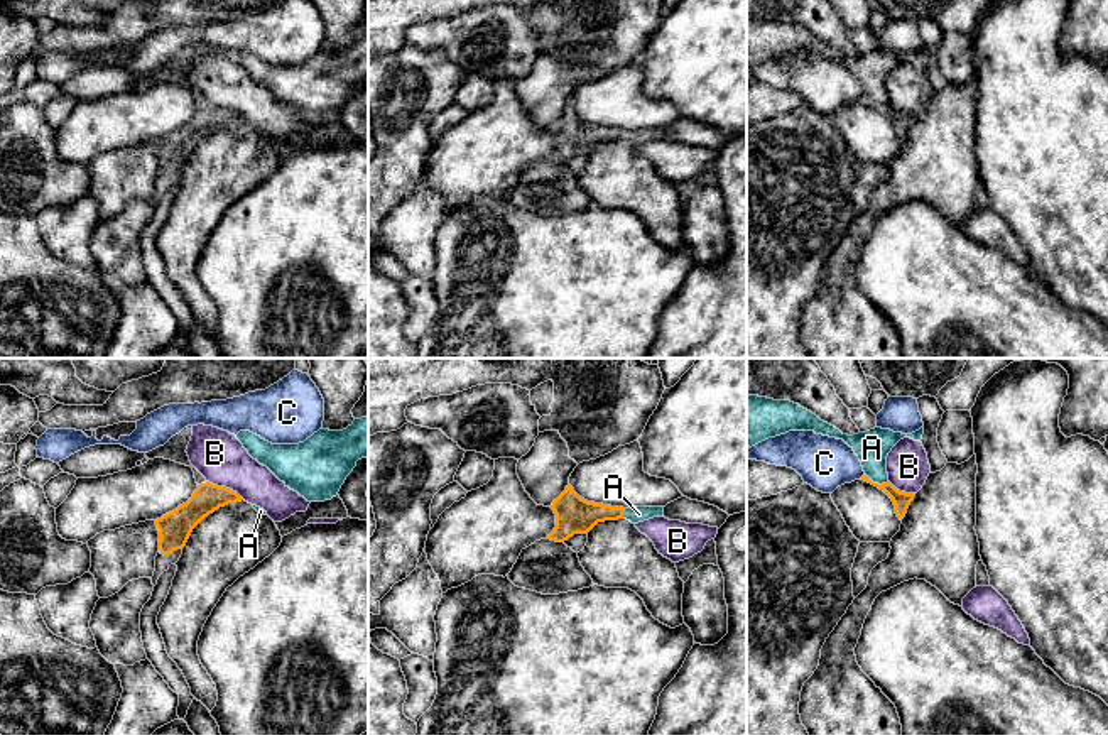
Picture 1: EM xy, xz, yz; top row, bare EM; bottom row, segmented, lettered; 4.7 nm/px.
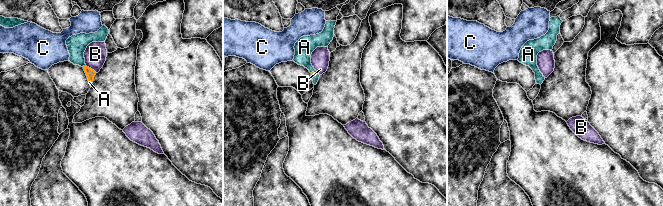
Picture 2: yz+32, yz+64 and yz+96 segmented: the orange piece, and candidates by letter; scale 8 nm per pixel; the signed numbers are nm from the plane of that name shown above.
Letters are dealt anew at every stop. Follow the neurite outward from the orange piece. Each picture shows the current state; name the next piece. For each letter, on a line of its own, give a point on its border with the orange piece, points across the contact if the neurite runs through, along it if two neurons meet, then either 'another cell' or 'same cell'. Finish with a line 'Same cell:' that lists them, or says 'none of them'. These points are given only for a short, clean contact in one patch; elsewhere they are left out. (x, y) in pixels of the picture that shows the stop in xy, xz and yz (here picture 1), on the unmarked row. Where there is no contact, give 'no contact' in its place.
A: meets orange in yz at (877, 105); runs through yz (901, 120), (877, 105), (872, 70); same cell
B: meets orange in xy at (225, 108); border along xy (206, 102), (225, 107), (244, 120); another cell
C: meets orange in yz at (862, 98); border along yz (863, 95), (860, 100); another cell
Same cell: A

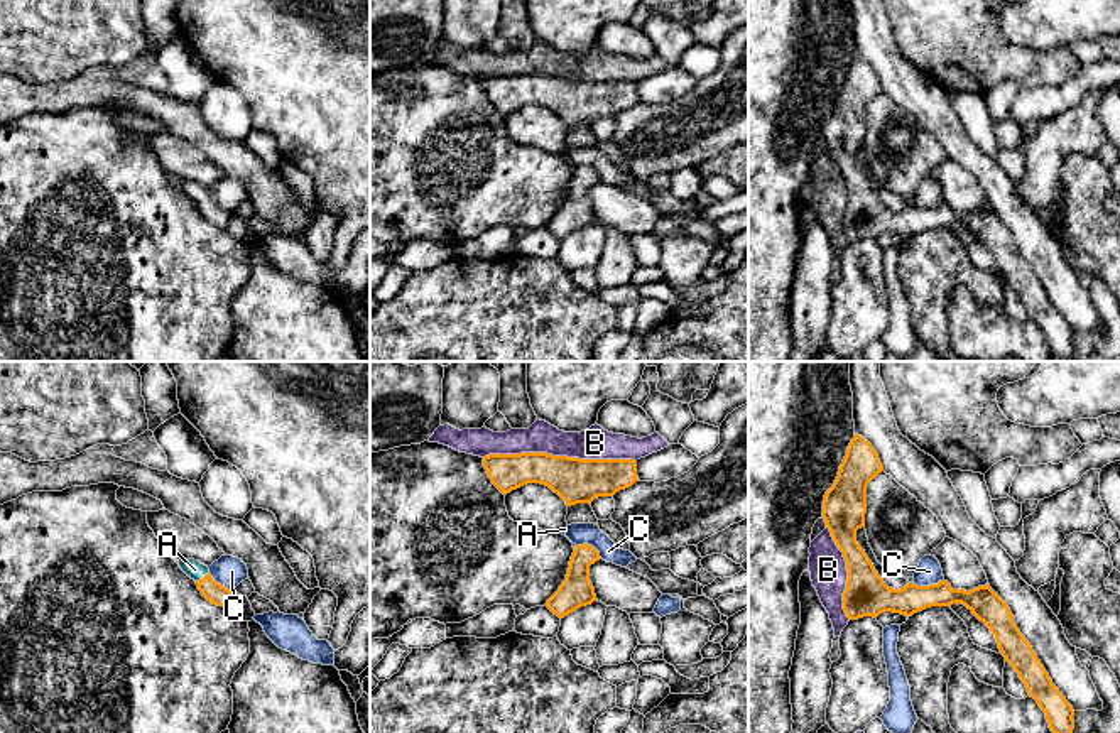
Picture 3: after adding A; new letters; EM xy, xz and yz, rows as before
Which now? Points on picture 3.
A: meets orange in xy at (203, 200); runs through xy (213, 213), (203, 200), (195, 191); same cell
B: meets orange in xz at (560, 78); another cell
C: meets orange in xz at (590, 168); another cell
Same cell: A

